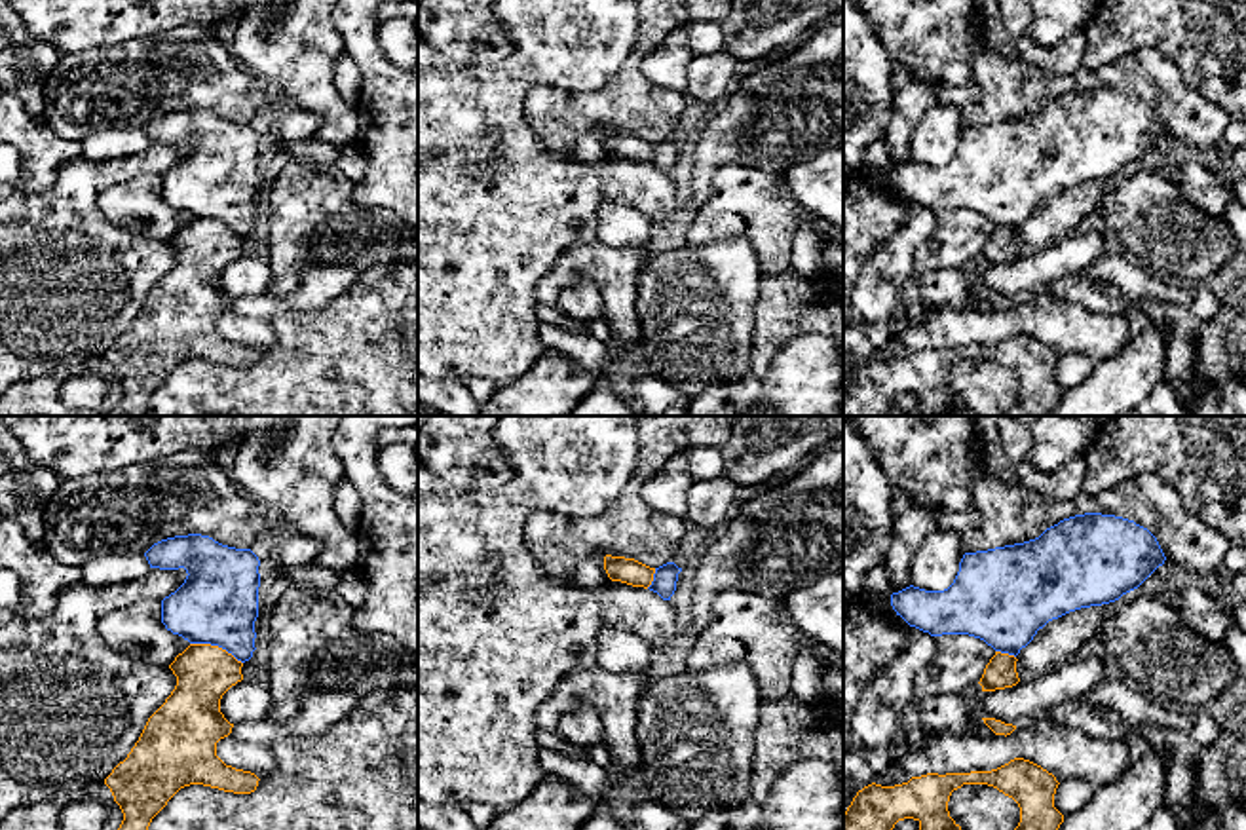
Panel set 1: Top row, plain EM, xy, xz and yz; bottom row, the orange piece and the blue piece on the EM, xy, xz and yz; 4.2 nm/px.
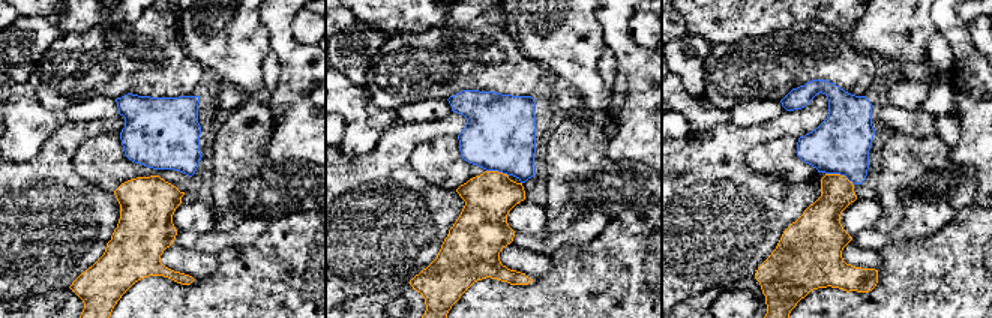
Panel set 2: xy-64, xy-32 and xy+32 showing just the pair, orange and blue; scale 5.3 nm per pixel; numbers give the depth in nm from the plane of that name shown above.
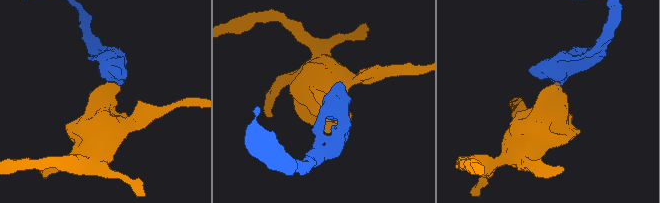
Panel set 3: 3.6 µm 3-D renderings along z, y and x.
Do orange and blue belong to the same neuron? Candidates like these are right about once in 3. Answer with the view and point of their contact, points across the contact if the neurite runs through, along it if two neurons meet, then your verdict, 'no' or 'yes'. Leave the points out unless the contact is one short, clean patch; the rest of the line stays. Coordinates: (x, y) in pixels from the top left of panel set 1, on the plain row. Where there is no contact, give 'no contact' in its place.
meets orange in xy at (217, 221); border along xy (190, 217), (217, 219), (242, 238); no

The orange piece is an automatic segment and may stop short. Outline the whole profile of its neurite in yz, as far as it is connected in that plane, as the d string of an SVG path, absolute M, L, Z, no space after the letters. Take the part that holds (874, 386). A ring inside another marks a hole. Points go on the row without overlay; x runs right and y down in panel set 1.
M1014 332L991 346L927 348L895 361L868 359L843 387L843 416L889 416L898 395L919 397L912 416L942 416L965 408L950 391L948 376L963 359L988 359L1012 372L1020 397L1007 416L1047 416L1064 389L1054 382L1058 355L1041 340Z

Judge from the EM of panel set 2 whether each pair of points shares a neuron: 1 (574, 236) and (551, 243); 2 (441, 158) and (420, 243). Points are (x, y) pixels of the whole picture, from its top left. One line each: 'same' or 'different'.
1: same
2: different

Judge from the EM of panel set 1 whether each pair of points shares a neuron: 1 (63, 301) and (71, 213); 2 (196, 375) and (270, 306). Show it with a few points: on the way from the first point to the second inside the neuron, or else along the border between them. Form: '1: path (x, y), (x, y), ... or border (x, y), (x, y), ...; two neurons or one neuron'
1: path (63, 280), (63, 268), (69, 263), (67, 234); one neuron
2: border (314, 308), (285, 310), (270, 321); two neurons

